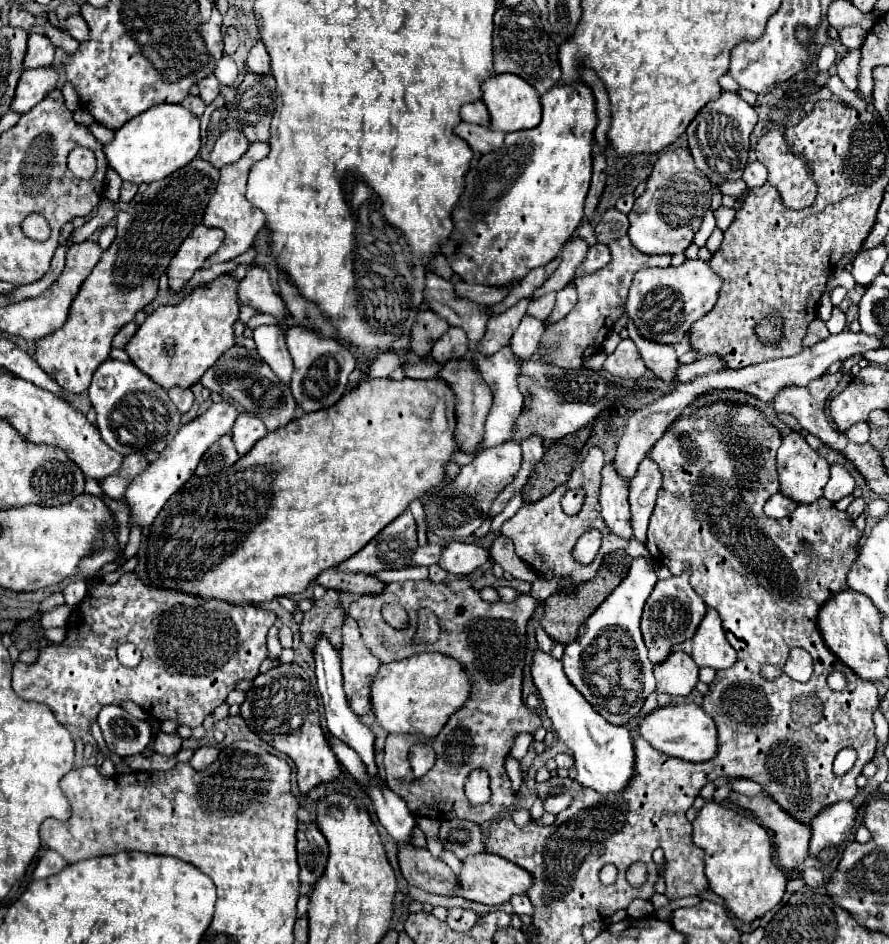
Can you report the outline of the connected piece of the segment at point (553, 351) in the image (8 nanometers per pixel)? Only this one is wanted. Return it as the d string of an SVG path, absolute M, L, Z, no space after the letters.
M627 236L611 240L611 262L593 274L575 278L579 302L561 322L547 328L541 336L541 346L545 348L545 352L549 352L551 364L563 370L581 368L583 360L599 350L601 342L609 336L613 324L623 316L623 304L627 300L627 292L635 272L659 264L671 264L671 256L647 256L639 252Z

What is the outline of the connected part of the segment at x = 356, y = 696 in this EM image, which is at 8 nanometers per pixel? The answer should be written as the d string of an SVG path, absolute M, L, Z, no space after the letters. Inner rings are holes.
M349 616L343 624L343 648L339 654L341 654L341 664L343 664L343 686L347 692L347 700L355 714L359 716L369 714L373 710L371 682L381 662L363 644L359 626Z

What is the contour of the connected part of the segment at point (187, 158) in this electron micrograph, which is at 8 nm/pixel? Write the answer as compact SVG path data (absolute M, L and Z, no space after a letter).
M161 104L129 120L123 128L115 130L111 142L103 144L105 160L125 182L149 184L165 178L171 172L189 164L201 148L201 124L197 116L191 116L181 104Z

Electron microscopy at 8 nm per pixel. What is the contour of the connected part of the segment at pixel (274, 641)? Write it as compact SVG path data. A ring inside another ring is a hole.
M269 630L269 634L267 634L267 646L269 646L269 658L271 660L277 660L279 658L279 654L281 654L281 644L279 644L279 638L277 638L277 630Z

